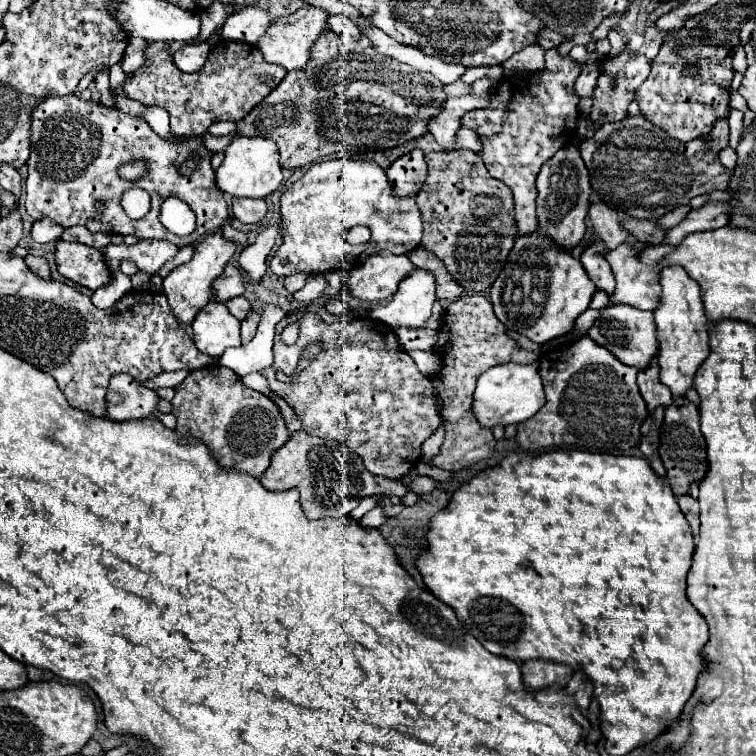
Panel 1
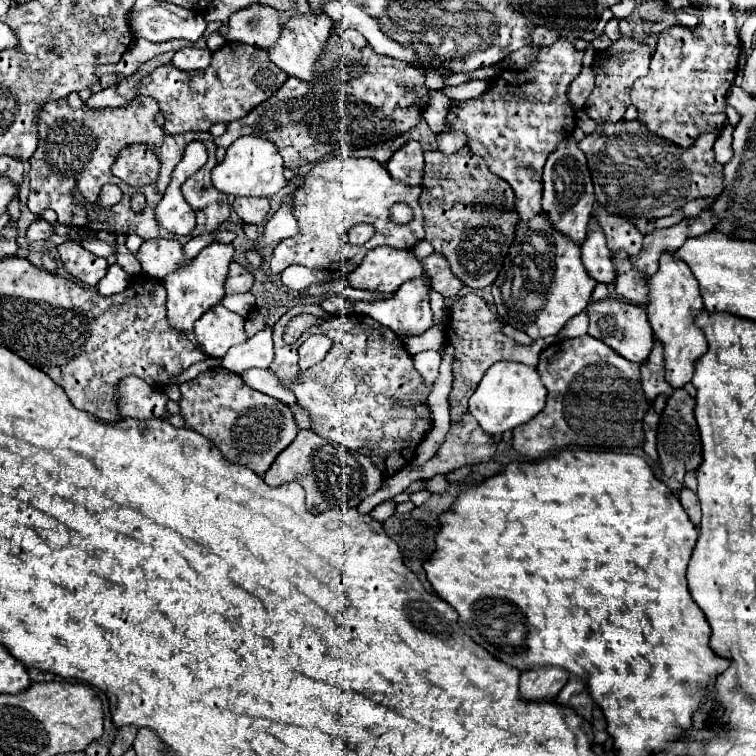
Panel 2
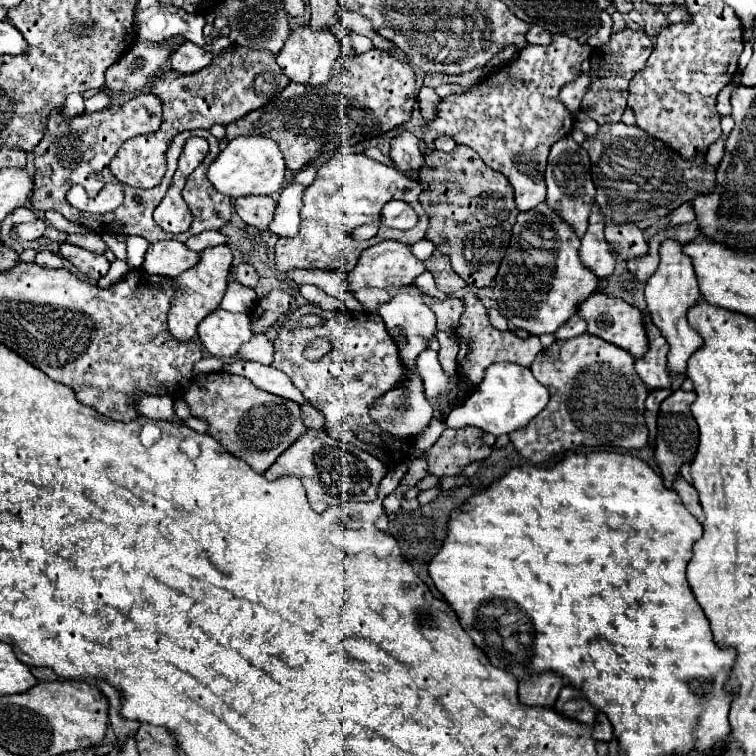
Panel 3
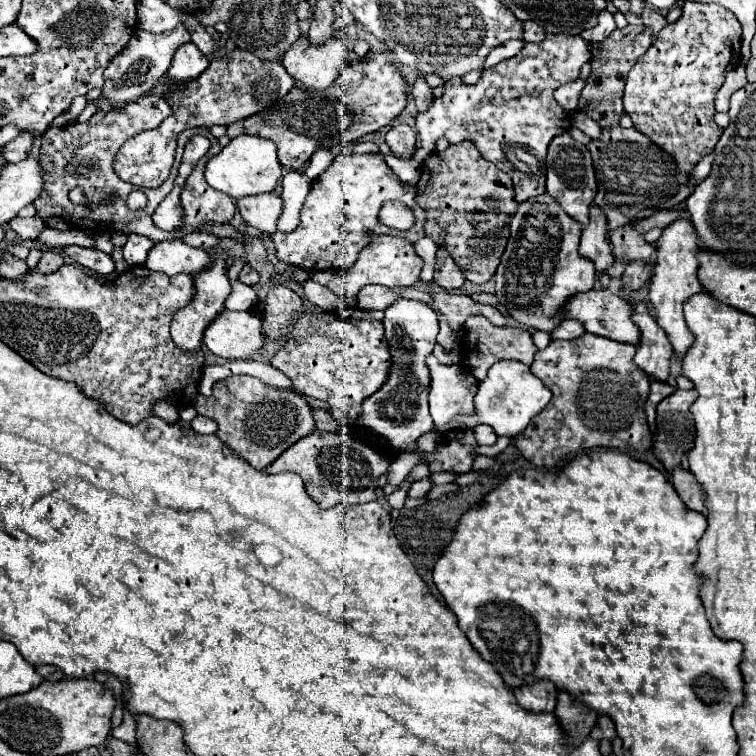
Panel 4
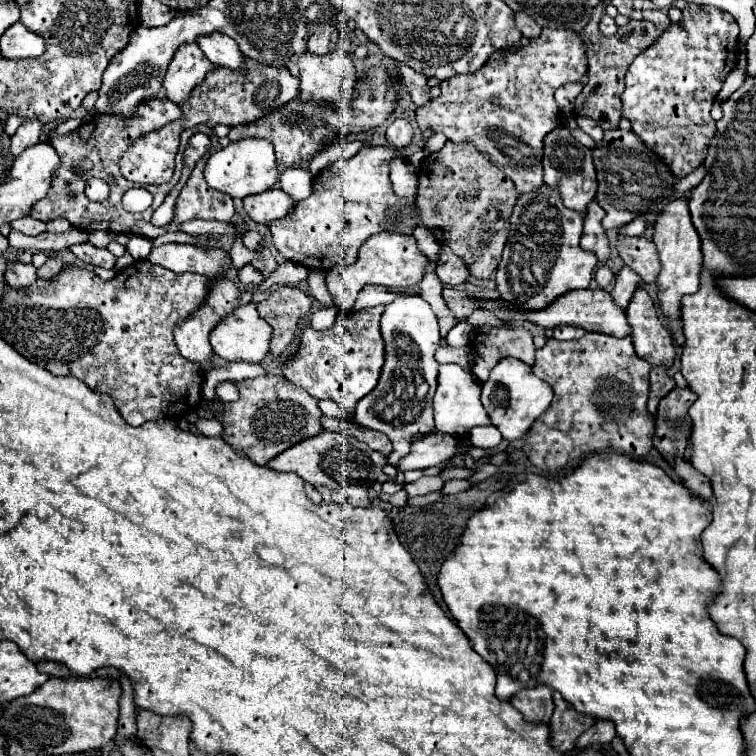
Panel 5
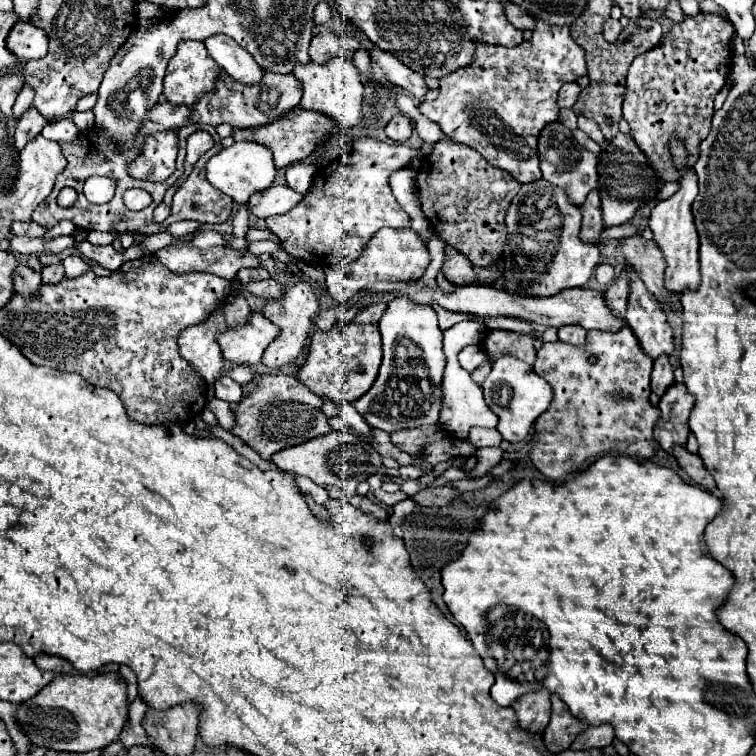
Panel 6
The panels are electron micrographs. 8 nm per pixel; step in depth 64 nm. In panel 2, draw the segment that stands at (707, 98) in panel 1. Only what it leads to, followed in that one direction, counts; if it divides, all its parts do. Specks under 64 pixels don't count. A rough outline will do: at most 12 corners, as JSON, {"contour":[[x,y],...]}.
{"contour":[[732,10],[658,36],[638,120],[682,148],[726,122]]}

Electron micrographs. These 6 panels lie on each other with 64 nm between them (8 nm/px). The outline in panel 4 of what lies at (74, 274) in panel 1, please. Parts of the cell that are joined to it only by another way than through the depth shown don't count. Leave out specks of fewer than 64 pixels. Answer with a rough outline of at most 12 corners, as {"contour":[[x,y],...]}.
{"contour":[[66,246],[64,254],[94,274],[108,276],[114,260],[102,250]]}

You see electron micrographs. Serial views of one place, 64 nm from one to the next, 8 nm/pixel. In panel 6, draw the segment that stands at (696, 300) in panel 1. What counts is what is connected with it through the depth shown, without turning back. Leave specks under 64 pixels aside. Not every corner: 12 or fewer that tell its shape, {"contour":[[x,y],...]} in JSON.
{"contour":[[672,140],[680,190],[660,202],[650,230],[664,252],[664,286],[672,294],[700,284],[694,170]]}

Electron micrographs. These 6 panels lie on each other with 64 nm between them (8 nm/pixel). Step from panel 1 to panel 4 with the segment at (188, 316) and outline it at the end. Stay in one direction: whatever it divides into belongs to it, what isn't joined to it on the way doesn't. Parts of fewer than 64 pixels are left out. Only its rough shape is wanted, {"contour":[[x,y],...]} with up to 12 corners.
{"contour":[[228,254],[192,274],[194,296],[170,324],[182,350],[198,350],[204,328],[230,294]]}

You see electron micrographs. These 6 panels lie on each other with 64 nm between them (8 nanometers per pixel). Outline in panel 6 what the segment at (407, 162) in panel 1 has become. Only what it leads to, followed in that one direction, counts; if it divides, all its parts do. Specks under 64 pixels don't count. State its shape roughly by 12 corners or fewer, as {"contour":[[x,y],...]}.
{"contour":[[402,114],[386,124],[386,136],[406,142],[412,134],[412,122]]}

